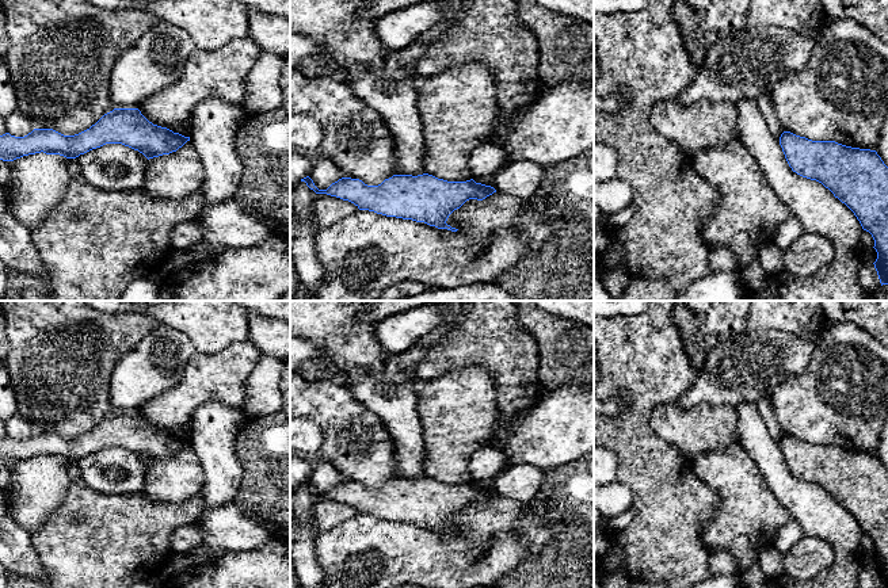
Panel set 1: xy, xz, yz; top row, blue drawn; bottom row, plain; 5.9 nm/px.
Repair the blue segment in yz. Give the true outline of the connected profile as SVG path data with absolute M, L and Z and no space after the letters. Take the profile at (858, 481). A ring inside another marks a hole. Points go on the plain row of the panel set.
M790 435L781 438L780 448L793 476L822 486L854 516L862 532L872 538L877 555L873 568L880 587L888 588L888 470L877 455L835 444L812 444Z

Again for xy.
M114 412L75 439L64 439L53 432L34 432L24 440L5 436L0 439L0 463L14 465L41 455L76 462L106 447L122 447L149 463L176 455L187 444L190 440L153 428L138 412Z

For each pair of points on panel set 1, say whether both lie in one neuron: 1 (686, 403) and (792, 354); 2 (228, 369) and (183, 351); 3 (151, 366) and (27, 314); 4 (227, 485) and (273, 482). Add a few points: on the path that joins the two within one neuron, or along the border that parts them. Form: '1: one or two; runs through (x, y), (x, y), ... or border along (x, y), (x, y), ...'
1: one; runs through (712, 386), (738, 369), (747, 367), (766, 358)
2: two; border along (195, 351), (178, 382)
3: two; border along (148, 333), (118, 361), (110, 384)
4: two; border along (236, 453), (241, 469), (241, 482), (233, 500)

